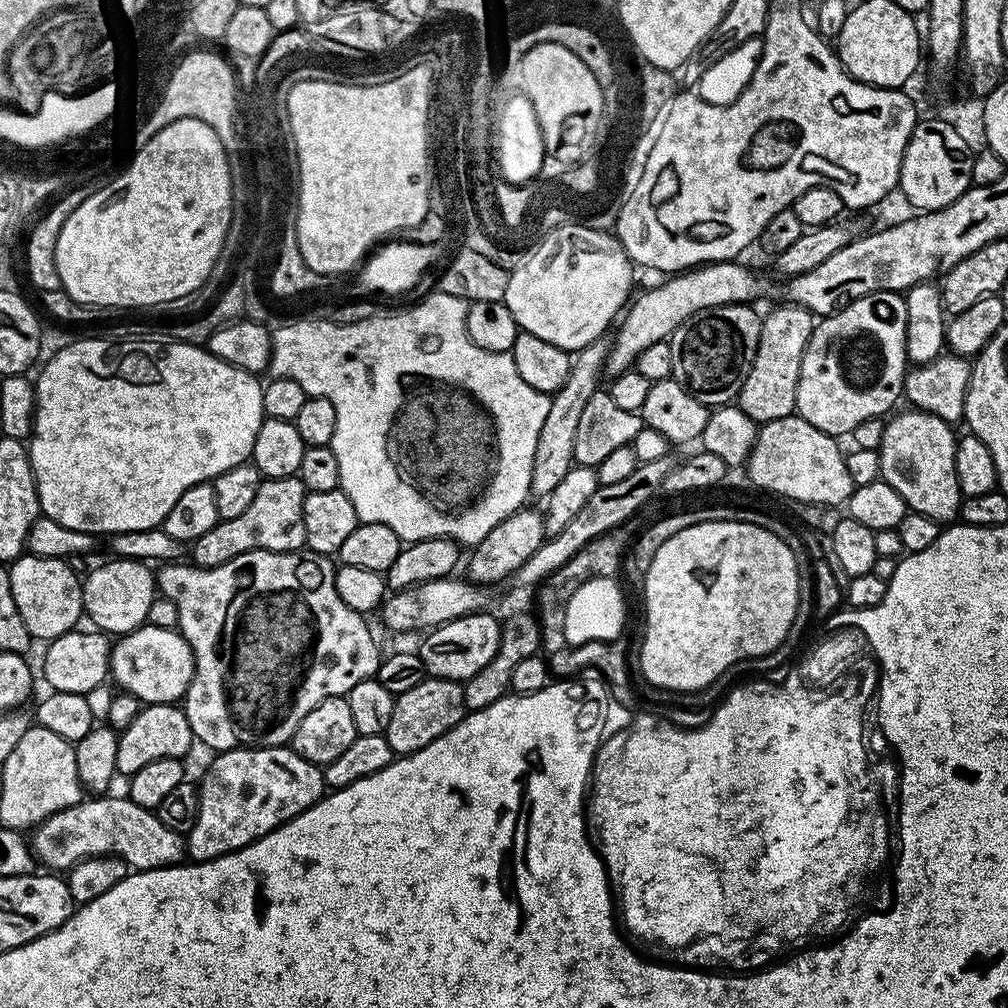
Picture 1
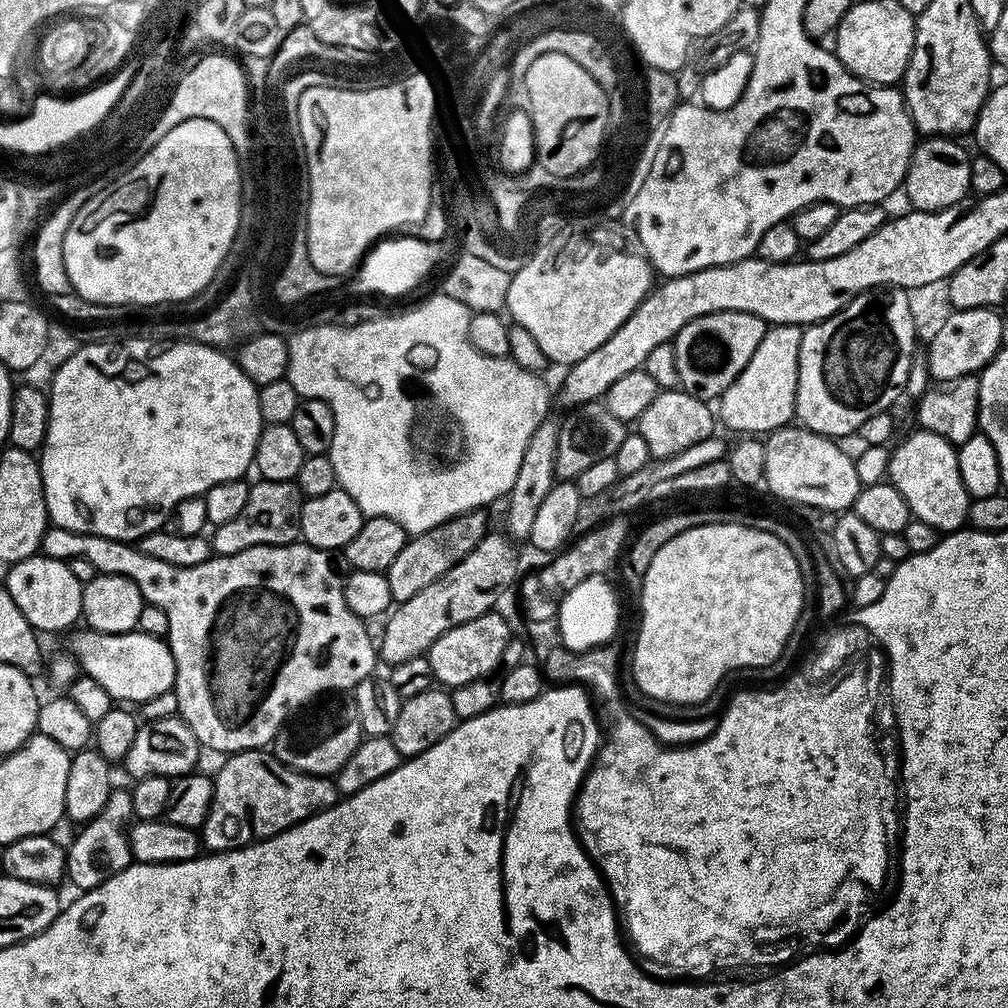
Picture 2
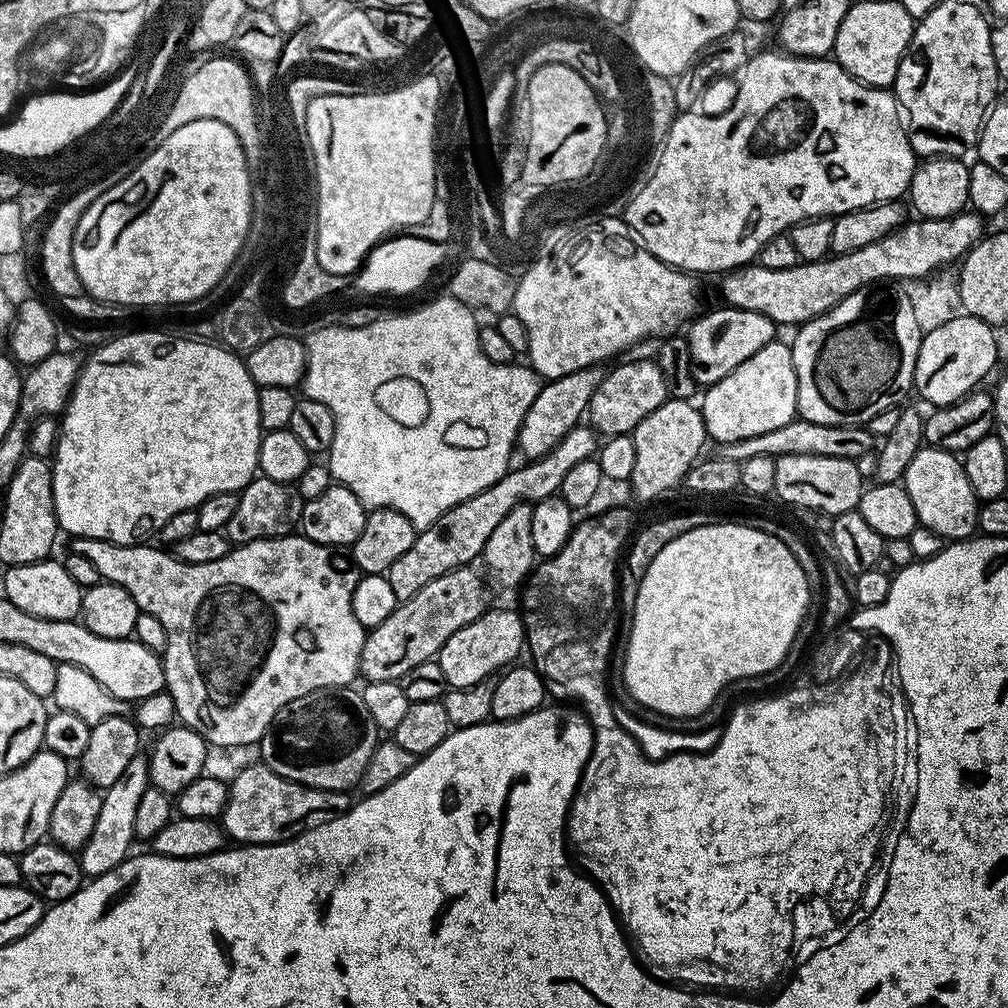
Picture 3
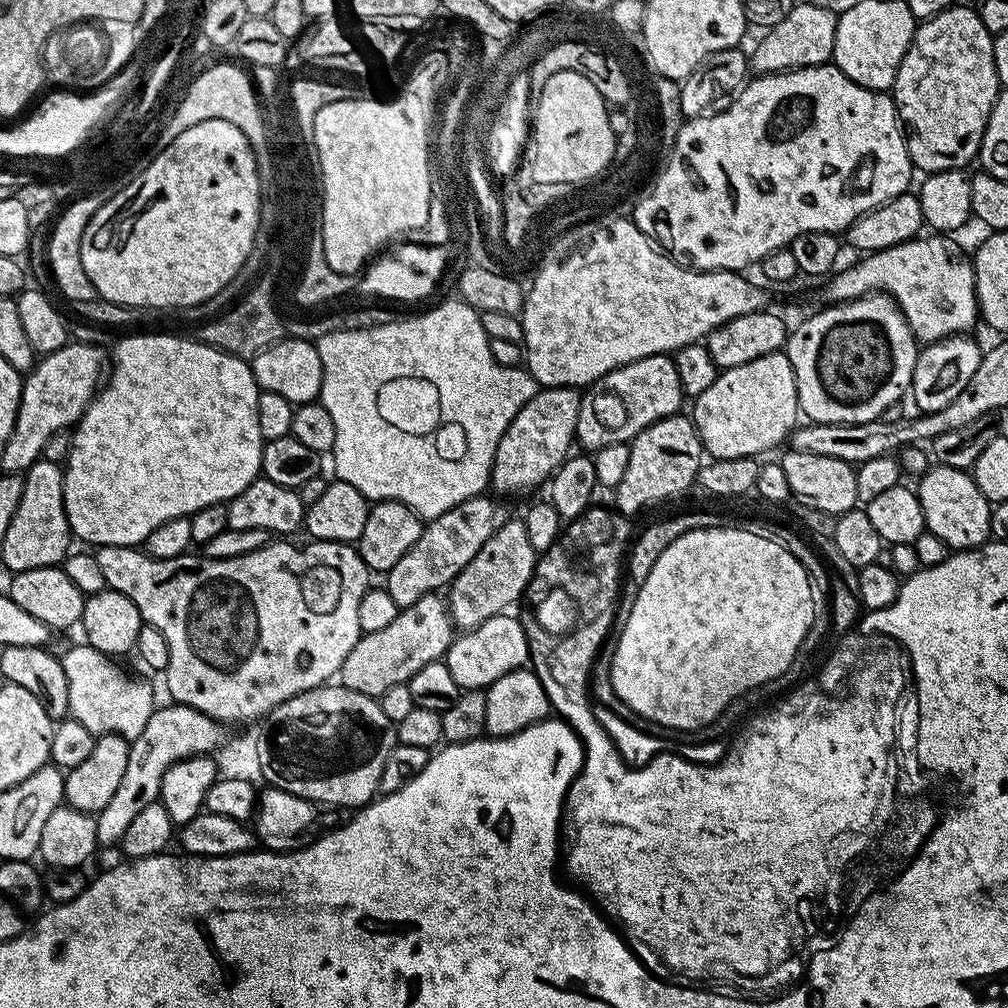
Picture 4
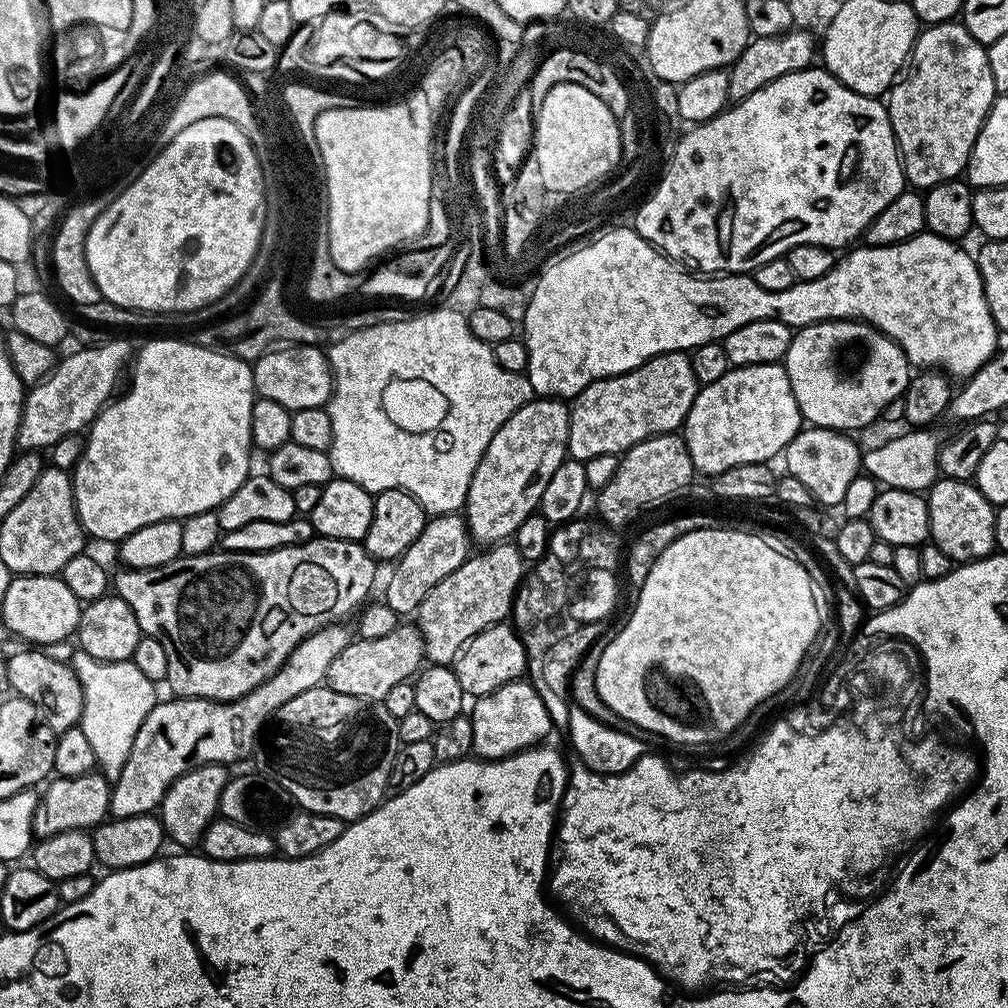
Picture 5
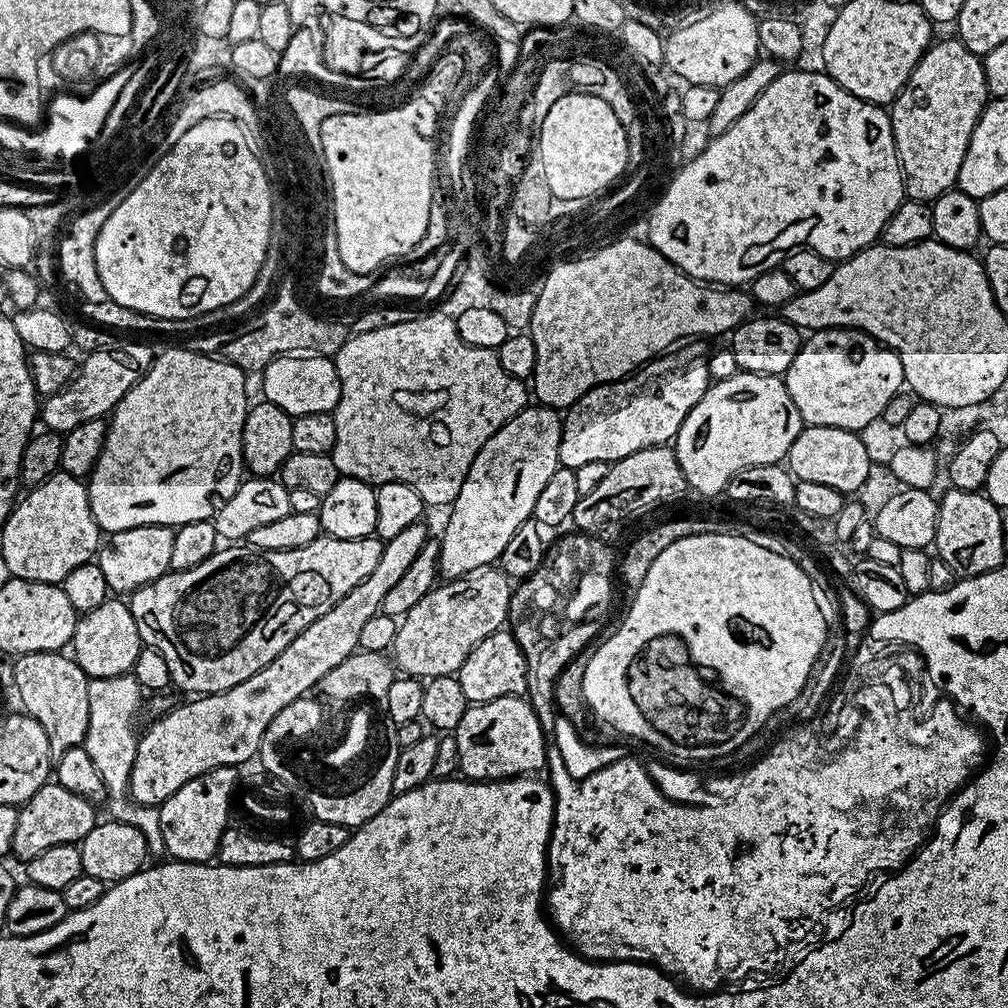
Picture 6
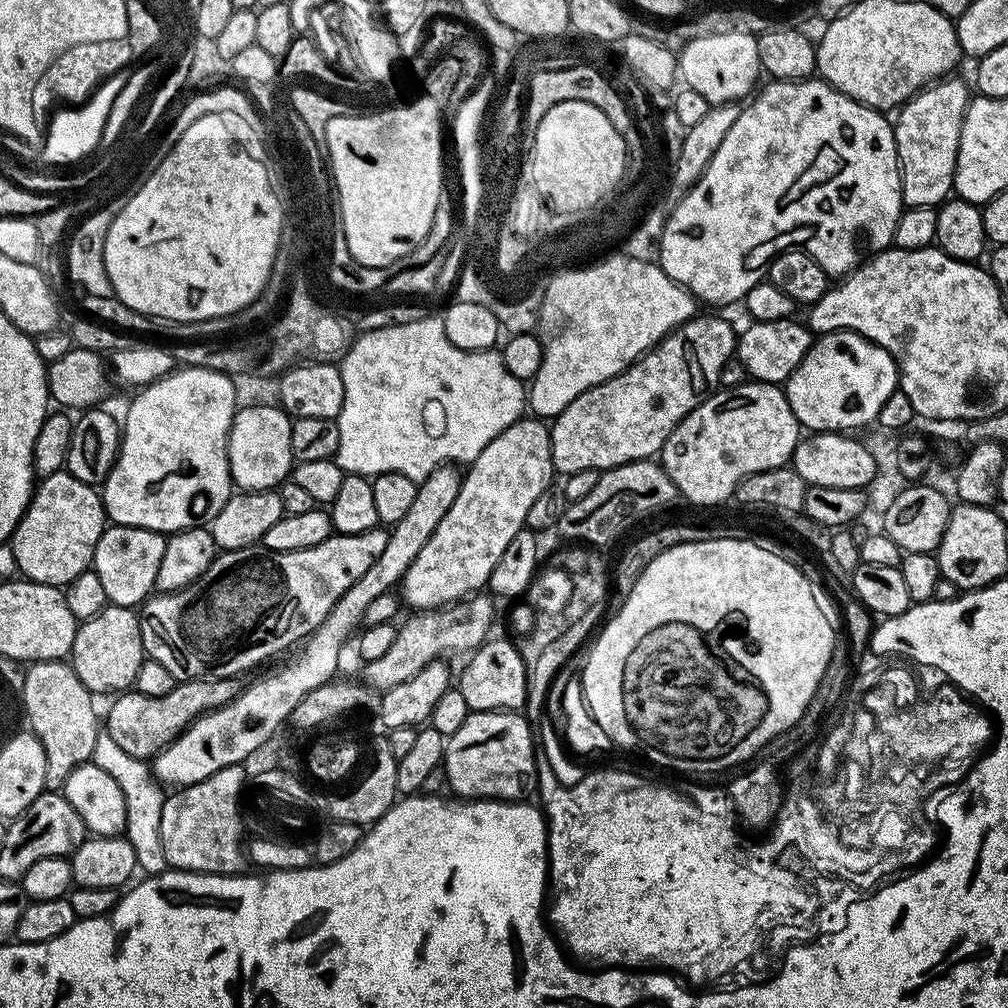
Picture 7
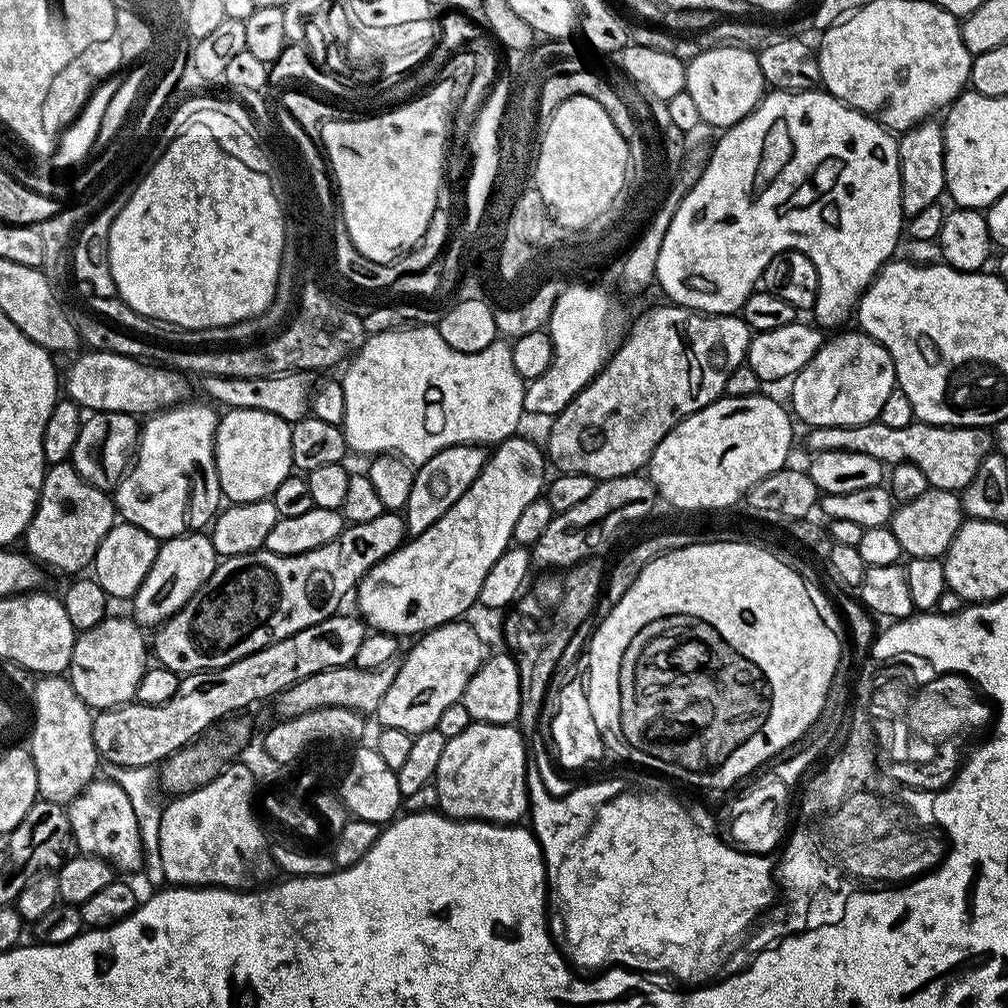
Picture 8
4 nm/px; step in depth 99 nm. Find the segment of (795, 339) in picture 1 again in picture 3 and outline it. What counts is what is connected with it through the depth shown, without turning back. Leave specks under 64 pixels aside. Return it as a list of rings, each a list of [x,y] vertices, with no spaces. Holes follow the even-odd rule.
[[[777,338],[762,346],[762,350],[758,350],[754,358],[746,358],[738,370],[730,370],[730,374],[717,384],[707,385],[705,392],[708,393],[702,403],[704,425],[716,444],[729,444],[754,438],[754,434],[767,434],[797,419],[798,382],[794,358],[791,347],[785,341],[783,344],[782,340]]]

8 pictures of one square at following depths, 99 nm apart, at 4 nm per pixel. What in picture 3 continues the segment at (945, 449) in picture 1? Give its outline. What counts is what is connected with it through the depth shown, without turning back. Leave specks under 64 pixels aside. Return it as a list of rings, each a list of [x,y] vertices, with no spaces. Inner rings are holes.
[[[921,447],[914,454],[910,466],[906,467],[902,483],[906,494],[910,494],[910,502],[914,502],[917,521],[942,534],[945,541],[966,540],[977,531],[980,504],[957,453],[941,448]]]

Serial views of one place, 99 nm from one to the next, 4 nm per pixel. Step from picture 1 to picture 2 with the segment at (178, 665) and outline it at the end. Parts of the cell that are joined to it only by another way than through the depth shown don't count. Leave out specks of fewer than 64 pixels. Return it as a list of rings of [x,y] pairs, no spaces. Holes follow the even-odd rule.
[[[139,630],[122,634],[83,631],[73,631],[67,637],[67,651],[79,664],[79,671],[102,686],[113,701],[140,704],[143,700],[156,700],[167,692],[169,695],[175,689],[176,663],[167,639]]]

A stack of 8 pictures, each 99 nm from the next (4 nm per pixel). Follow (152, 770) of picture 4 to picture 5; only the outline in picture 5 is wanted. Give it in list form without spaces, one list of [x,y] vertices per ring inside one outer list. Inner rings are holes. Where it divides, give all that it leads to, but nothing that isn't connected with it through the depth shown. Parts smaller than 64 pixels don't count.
[[[337,622],[320,628],[312,636],[307,636],[286,662],[266,682],[262,682],[250,694],[237,700],[194,700],[191,698],[171,698],[157,702],[134,738],[122,772],[111,785],[111,815],[115,818],[147,816],[160,807],[166,790],[170,790],[178,777],[207,764],[229,766],[236,759],[247,757],[255,749],[256,735],[264,729],[264,723],[298,694],[325,683],[330,662],[346,650],[354,636]]]

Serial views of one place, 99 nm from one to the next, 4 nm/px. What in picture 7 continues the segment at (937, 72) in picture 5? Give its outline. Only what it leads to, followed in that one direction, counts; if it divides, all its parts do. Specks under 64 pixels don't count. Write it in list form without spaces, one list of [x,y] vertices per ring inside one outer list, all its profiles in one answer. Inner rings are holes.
[[[941,78],[921,88],[894,116],[896,157],[900,163],[900,193],[907,207],[936,208],[949,199],[953,191],[954,170],[962,122],[968,109],[970,93],[960,80]]]

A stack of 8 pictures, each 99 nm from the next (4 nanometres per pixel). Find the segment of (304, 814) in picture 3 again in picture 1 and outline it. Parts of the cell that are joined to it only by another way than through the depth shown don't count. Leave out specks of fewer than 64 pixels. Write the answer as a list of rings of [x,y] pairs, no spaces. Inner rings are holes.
[[[288,746],[232,748],[219,753],[198,787],[198,818],[186,834],[187,855],[196,862],[253,844],[326,795],[321,765],[312,764]]]

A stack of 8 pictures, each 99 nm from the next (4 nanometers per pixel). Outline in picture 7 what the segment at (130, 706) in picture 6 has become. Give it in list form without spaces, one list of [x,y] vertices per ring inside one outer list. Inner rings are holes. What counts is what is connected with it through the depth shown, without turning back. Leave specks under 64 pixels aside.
[[[106,732],[98,736],[91,761],[106,770],[118,782],[118,786],[122,787],[127,812],[124,836],[134,847],[137,867],[148,876],[167,871],[168,863],[161,842],[162,806],[167,800],[167,795],[163,785],[152,775],[149,763],[126,754]]]

